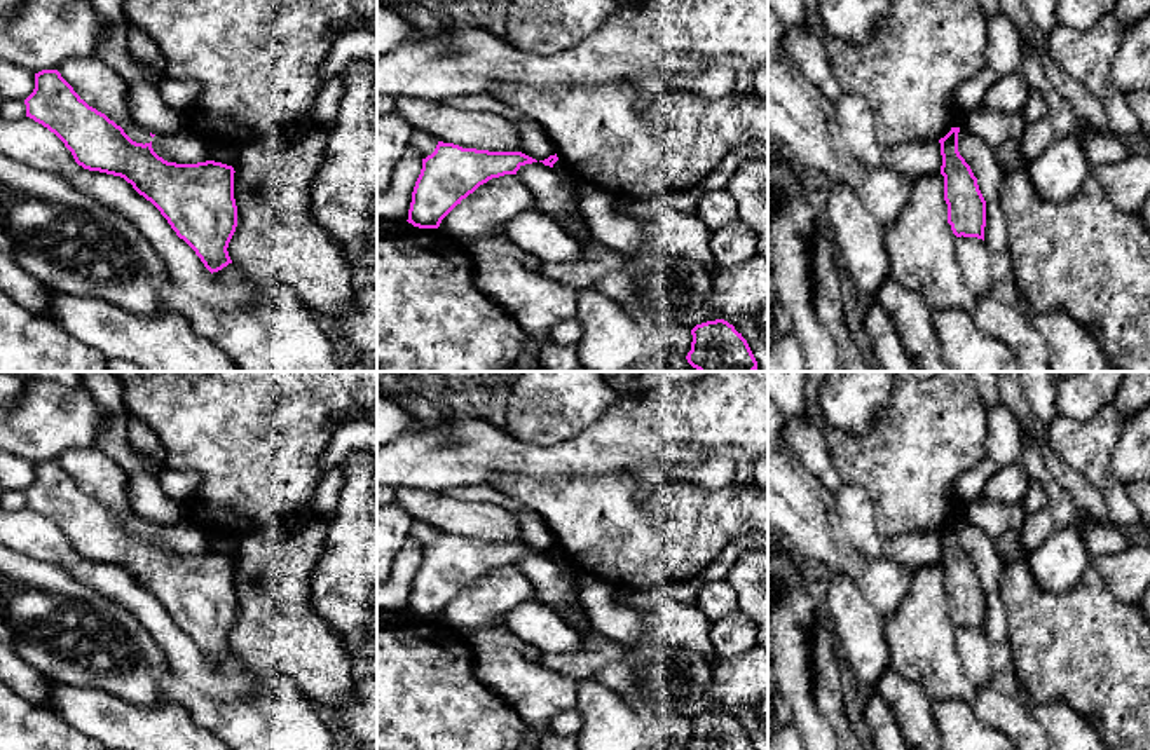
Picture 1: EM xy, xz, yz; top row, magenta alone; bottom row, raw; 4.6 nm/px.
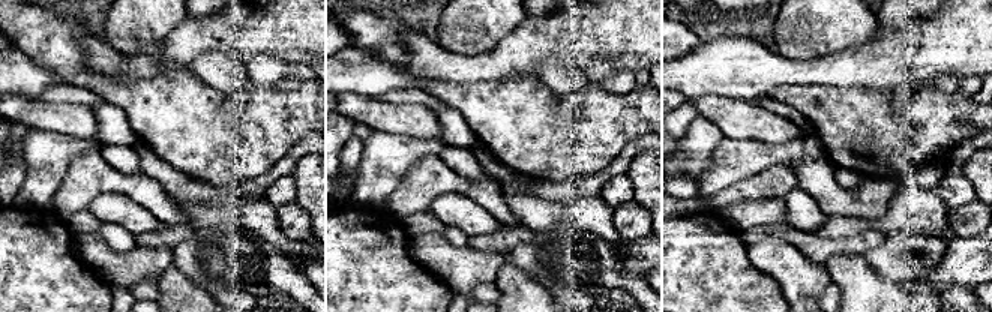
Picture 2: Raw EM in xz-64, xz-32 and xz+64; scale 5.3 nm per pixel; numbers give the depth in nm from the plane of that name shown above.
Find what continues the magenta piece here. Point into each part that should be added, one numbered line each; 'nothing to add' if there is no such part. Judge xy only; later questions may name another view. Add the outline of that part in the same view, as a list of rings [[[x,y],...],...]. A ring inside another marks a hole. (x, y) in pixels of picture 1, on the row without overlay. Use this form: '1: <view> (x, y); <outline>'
nothing to add

